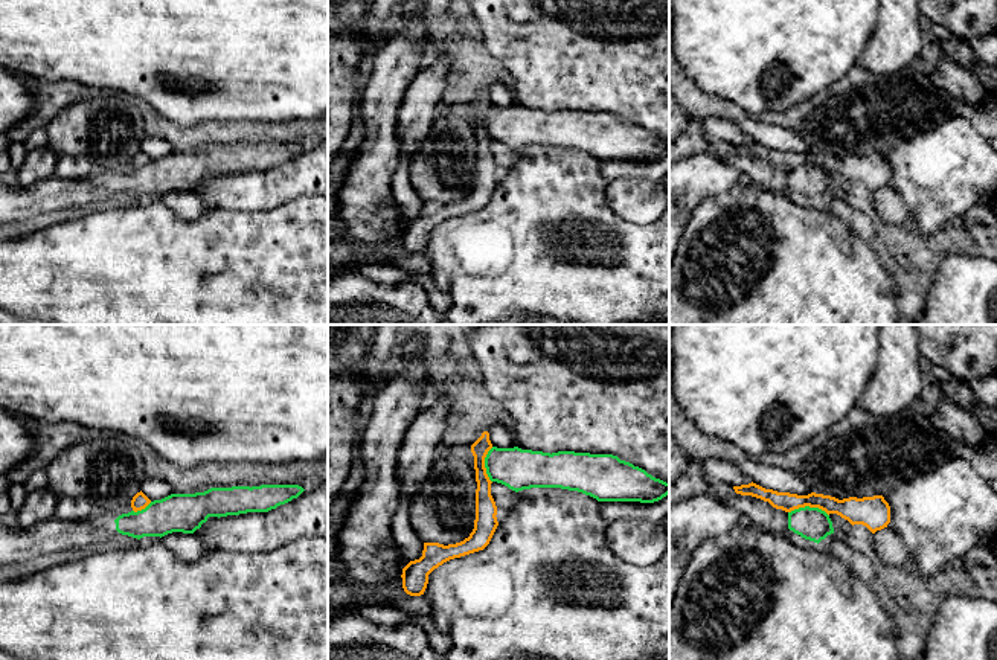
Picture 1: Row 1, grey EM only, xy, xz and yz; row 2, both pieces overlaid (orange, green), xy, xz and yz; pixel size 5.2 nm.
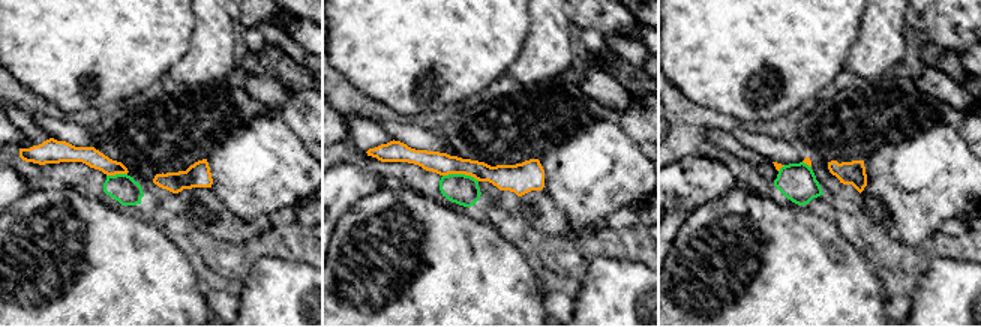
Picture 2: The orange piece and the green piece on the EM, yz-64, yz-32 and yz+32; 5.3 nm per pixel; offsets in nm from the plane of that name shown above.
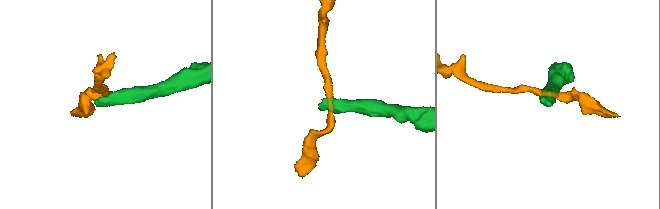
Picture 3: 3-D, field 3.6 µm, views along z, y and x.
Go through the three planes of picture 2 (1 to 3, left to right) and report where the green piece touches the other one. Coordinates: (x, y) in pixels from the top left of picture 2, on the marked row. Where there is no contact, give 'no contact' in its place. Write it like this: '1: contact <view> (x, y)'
1: contact yz-64 (116, 173)
2: contact yz-32 (461, 173)
3: contact yz+32 (807, 164)

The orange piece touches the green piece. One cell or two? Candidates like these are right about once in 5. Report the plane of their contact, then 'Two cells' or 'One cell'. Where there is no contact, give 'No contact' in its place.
Touches orange in yz. Two cells

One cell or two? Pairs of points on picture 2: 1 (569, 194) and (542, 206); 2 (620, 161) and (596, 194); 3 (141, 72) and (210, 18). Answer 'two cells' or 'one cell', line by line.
1: two cells
2: one cell
3: two cells

